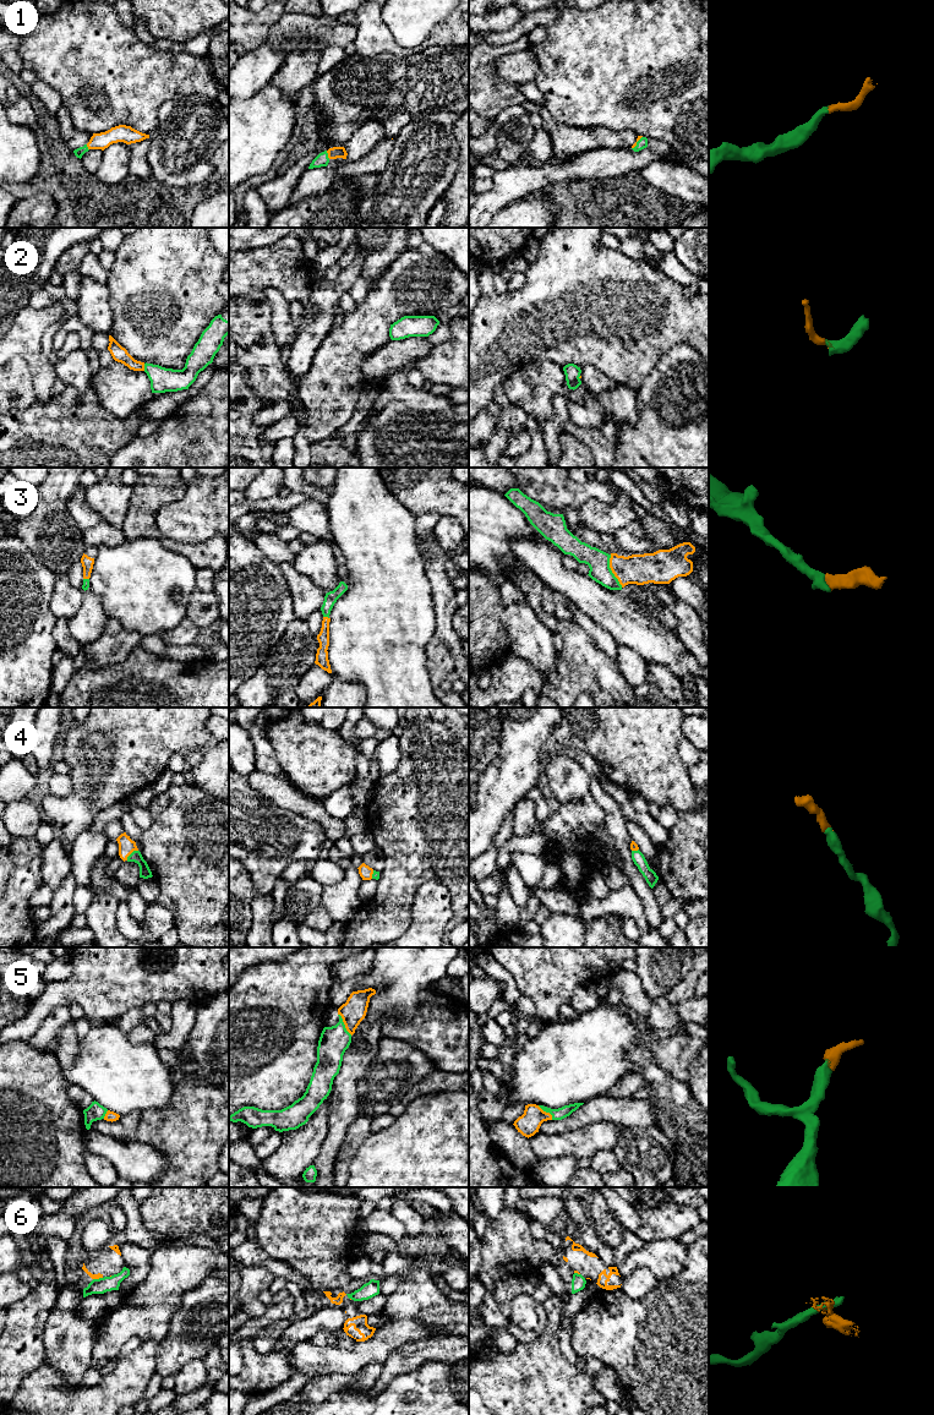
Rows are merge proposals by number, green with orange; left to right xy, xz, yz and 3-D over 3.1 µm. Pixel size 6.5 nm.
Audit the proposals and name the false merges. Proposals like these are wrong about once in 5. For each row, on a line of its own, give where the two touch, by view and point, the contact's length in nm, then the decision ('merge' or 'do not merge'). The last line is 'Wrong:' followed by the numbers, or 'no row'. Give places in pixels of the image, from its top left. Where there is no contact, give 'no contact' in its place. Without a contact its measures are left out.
1: contact xz (327, 154); length 60 nm; merge
2: contact xy (145, 367); length 50 nm; merge
3: contact yz (611, 571); length 240 nm; merge
4: contact xy (131, 853); length 100 nm; merge
5: contact xz (344, 1025); length 170 nm; merge
6: contact xy (97, 1279); length 70 nm; do not merge
Wrong: 6

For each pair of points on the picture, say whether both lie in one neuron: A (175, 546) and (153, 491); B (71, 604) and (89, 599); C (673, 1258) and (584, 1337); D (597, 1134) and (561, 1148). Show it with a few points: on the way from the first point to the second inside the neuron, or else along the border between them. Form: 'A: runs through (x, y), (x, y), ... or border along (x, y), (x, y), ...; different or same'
A: runs through (159, 536), (148, 526), (148, 507); same
B: border along (85, 591), (81, 606), (67, 621); different
C: border along (683, 1262), (683, 1267), (676, 1274), (659, 1279); different
D: runs through (589, 1140), (569, 1143); same

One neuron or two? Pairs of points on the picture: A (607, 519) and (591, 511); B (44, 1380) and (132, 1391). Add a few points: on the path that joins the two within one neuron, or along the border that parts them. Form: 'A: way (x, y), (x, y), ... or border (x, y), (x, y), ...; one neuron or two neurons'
A: way (604, 518), (595, 514); one neuron
B: way (64, 1397), (108, 1397), (110, 1394); one neuron

